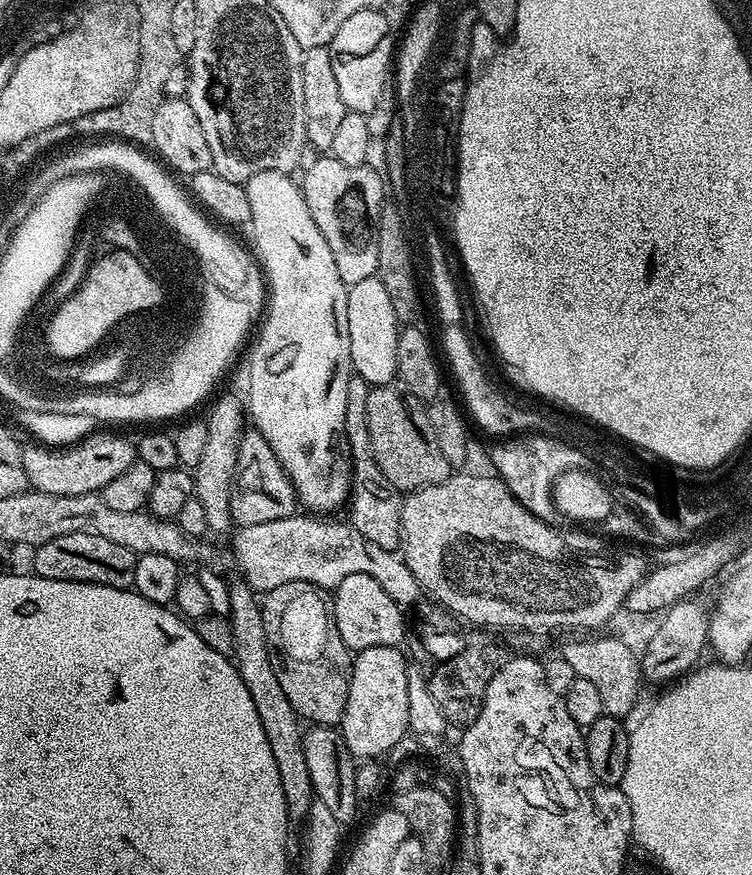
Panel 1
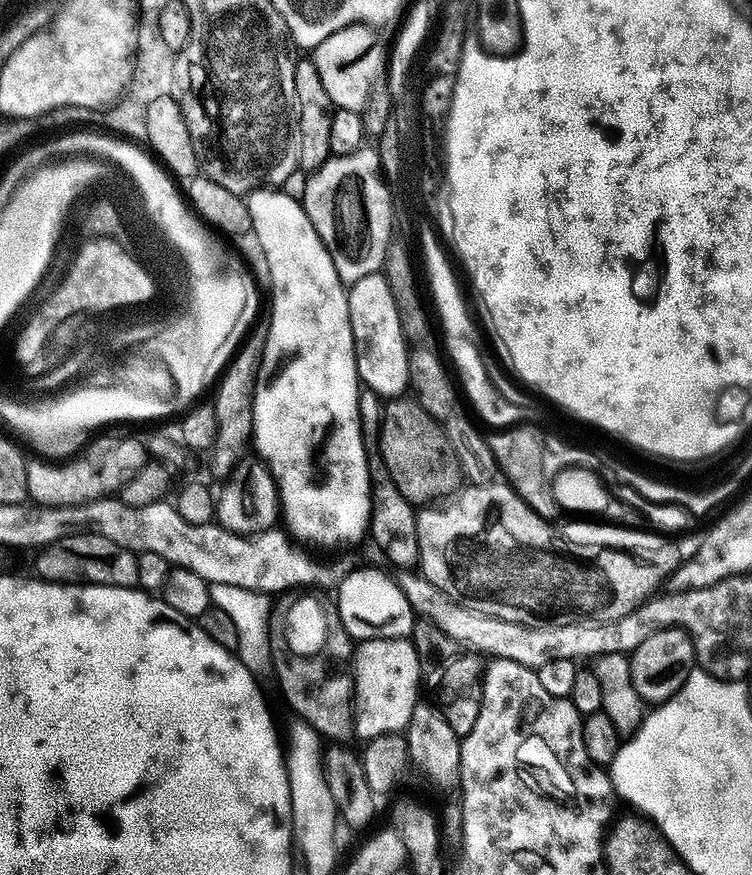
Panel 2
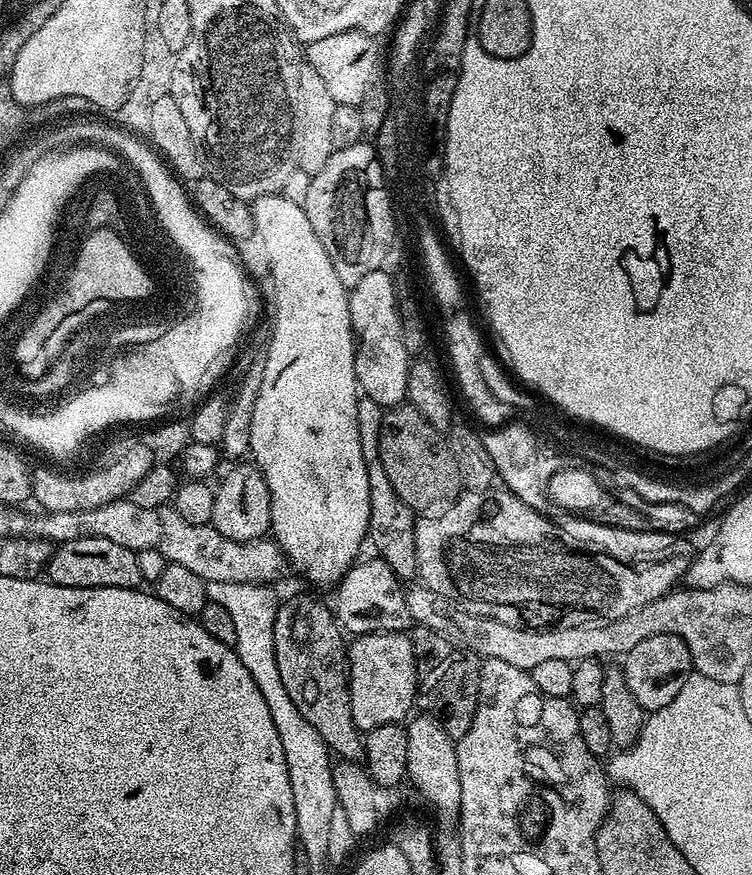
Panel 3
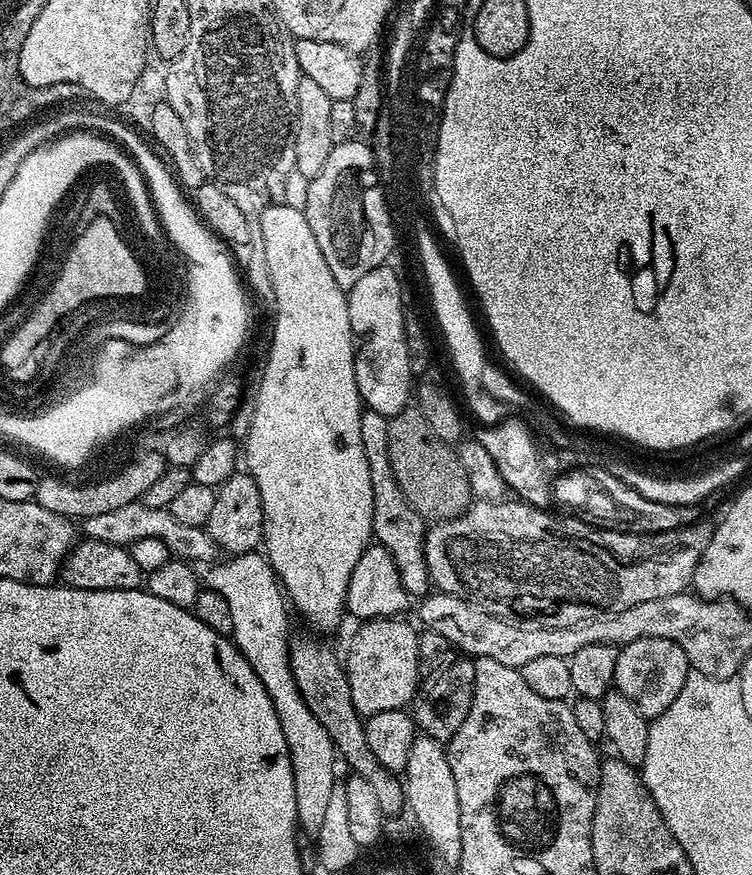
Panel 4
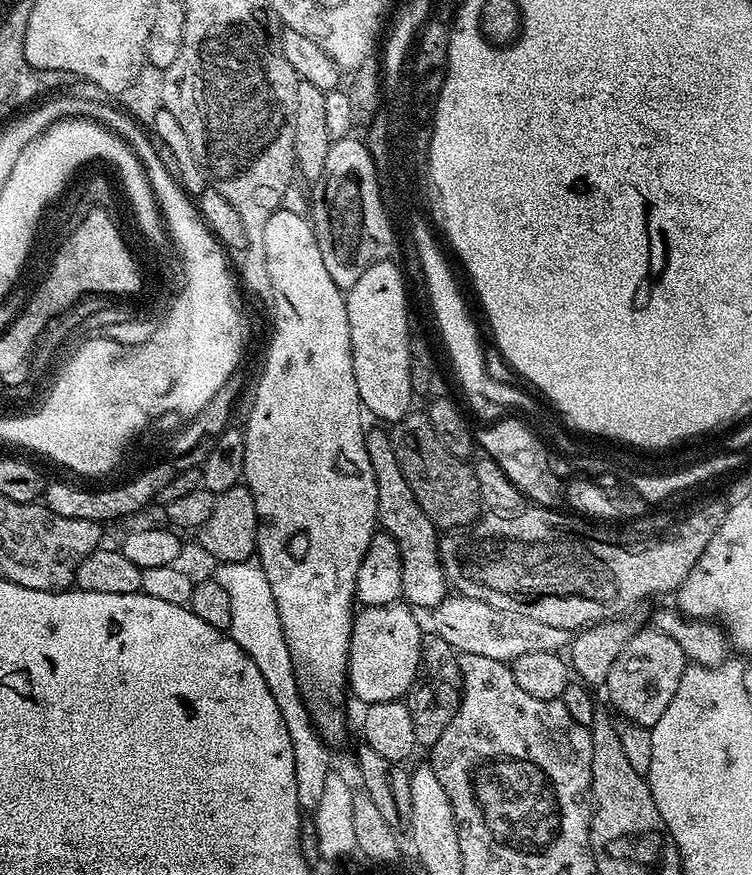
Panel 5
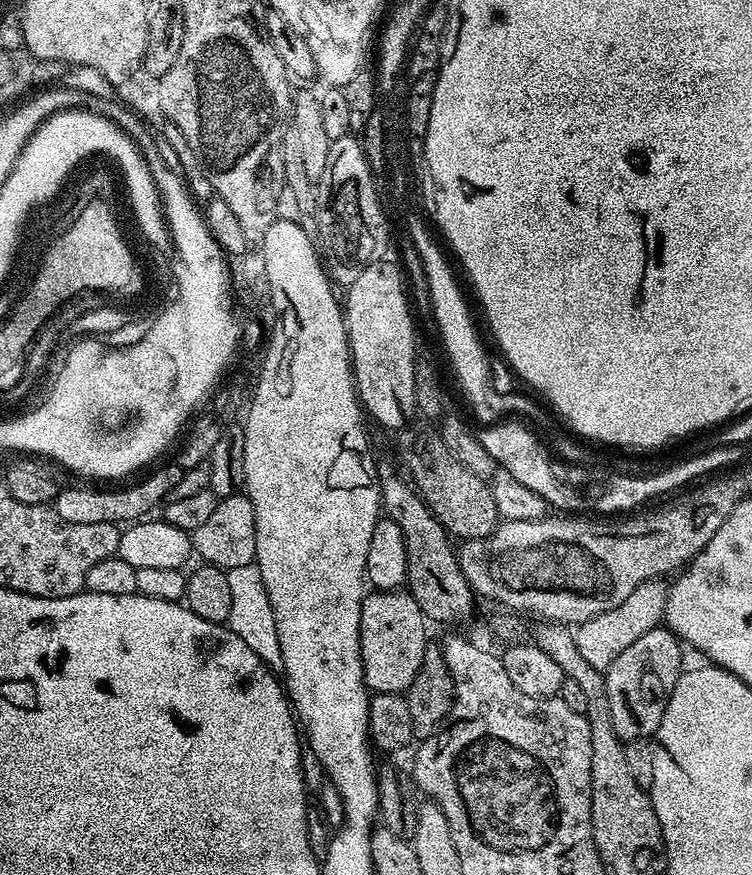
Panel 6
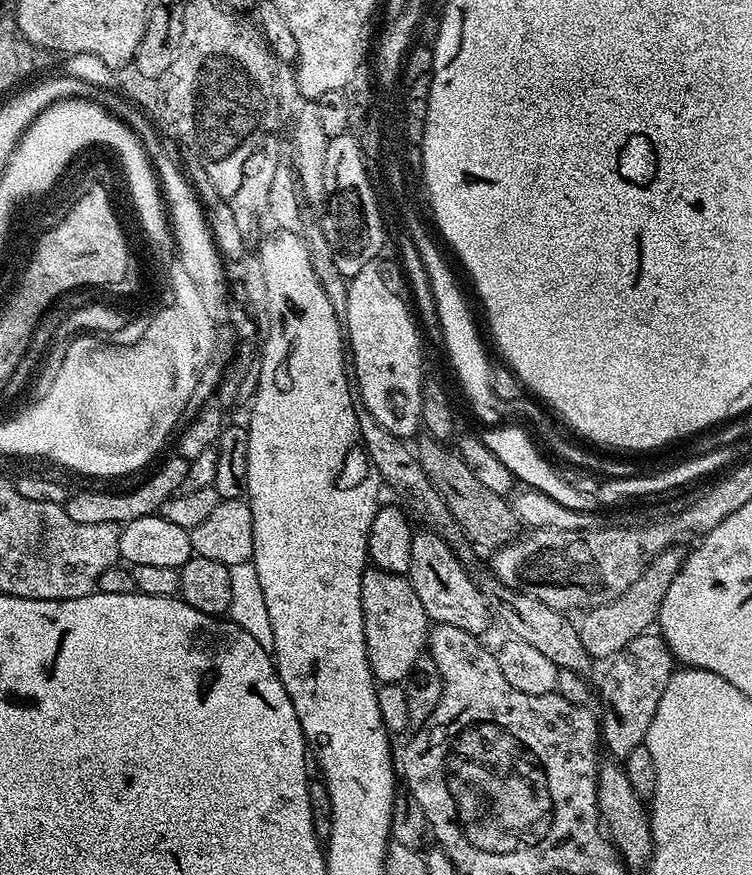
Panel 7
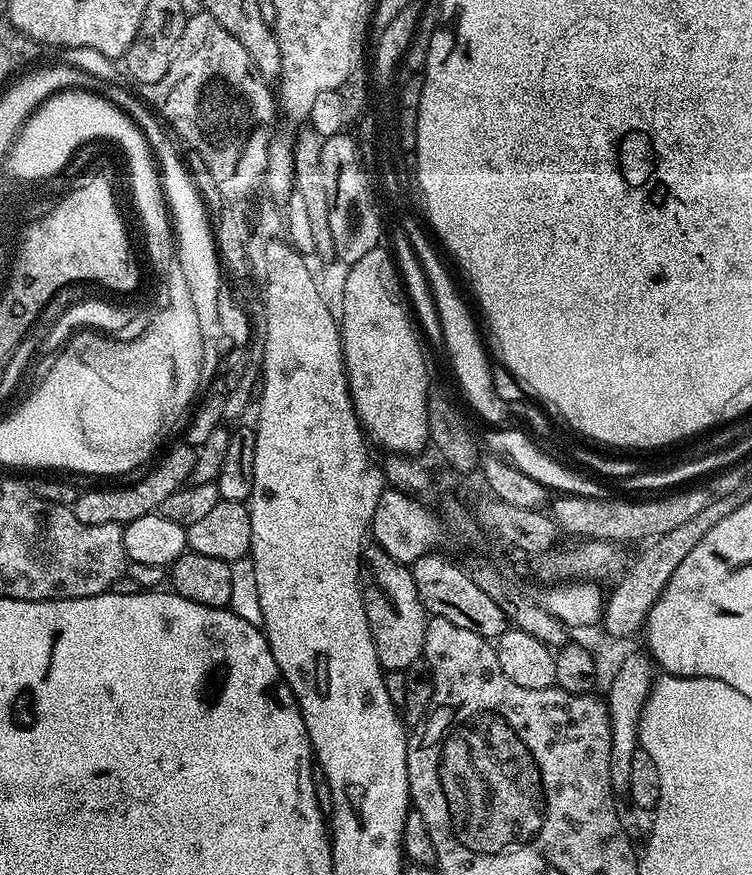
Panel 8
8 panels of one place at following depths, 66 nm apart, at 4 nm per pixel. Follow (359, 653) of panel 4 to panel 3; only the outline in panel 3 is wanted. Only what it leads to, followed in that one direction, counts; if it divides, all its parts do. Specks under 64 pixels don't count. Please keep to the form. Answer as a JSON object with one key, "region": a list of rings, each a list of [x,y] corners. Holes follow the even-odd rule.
{"region":[[[367,632],[364,636],[357,636],[347,645],[348,649],[348,689],[350,690],[350,710],[354,714],[354,726],[360,728],[361,733],[367,733],[376,727],[386,724],[400,724],[403,716],[411,710],[412,704],[418,700],[418,671],[416,672],[416,652],[412,649],[411,635],[402,632]]]}

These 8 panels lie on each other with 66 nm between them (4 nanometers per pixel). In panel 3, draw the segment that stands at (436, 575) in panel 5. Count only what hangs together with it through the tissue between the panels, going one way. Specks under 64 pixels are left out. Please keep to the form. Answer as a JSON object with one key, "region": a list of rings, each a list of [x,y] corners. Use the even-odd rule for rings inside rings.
{"region":[[[367,398],[361,399],[356,406],[358,414],[358,438],[362,442],[362,458],[366,462],[366,474],[370,486],[370,518],[368,519],[367,539],[376,547],[375,555],[394,570],[400,581],[408,582],[416,571],[416,521],[415,512],[394,494],[394,486],[390,486],[390,478],[386,478],[386,470],[382,466],[380,453],[380,431],[384,421],[385,409]]]}

